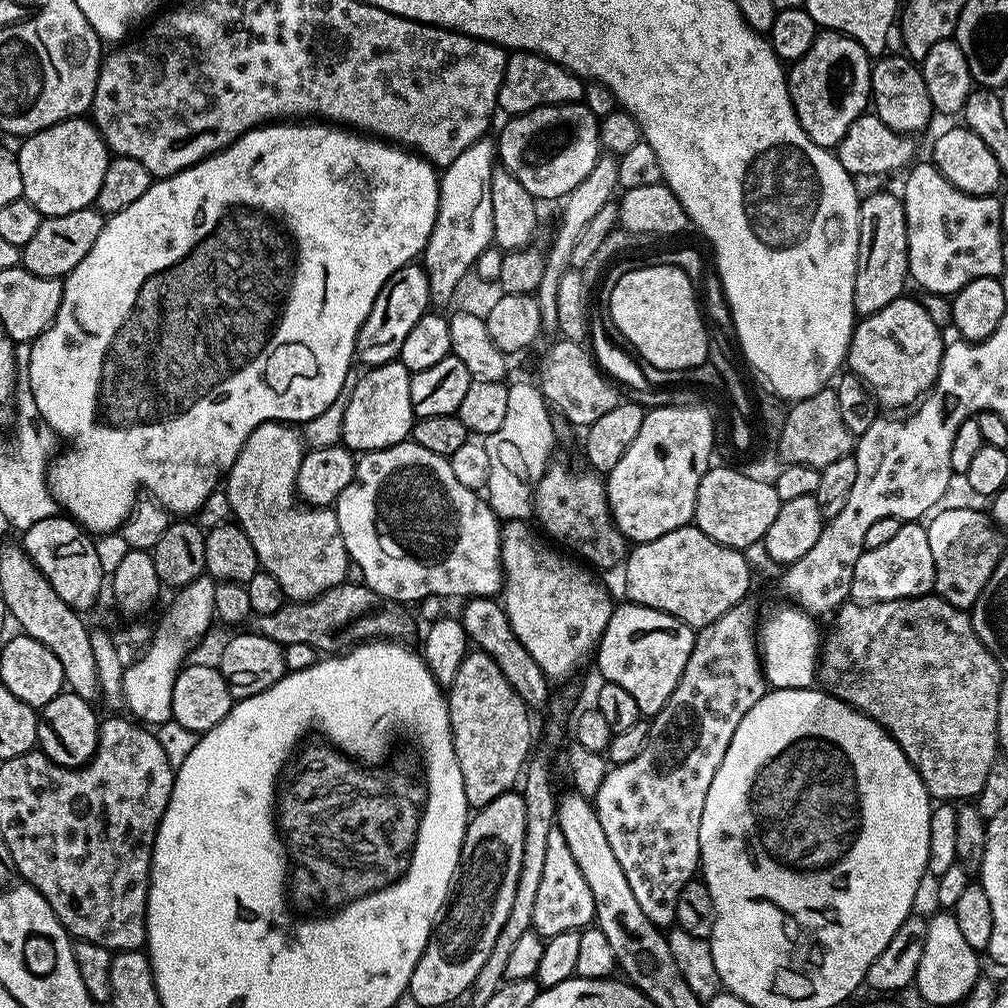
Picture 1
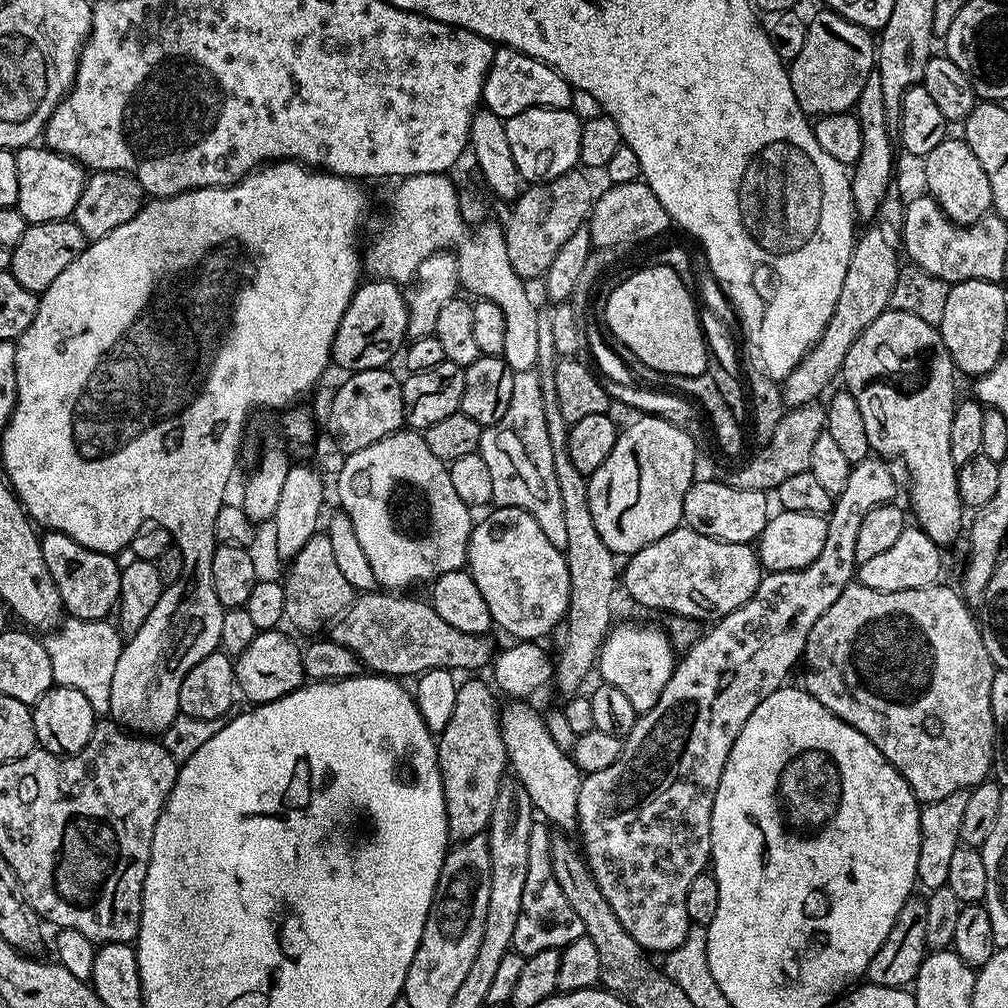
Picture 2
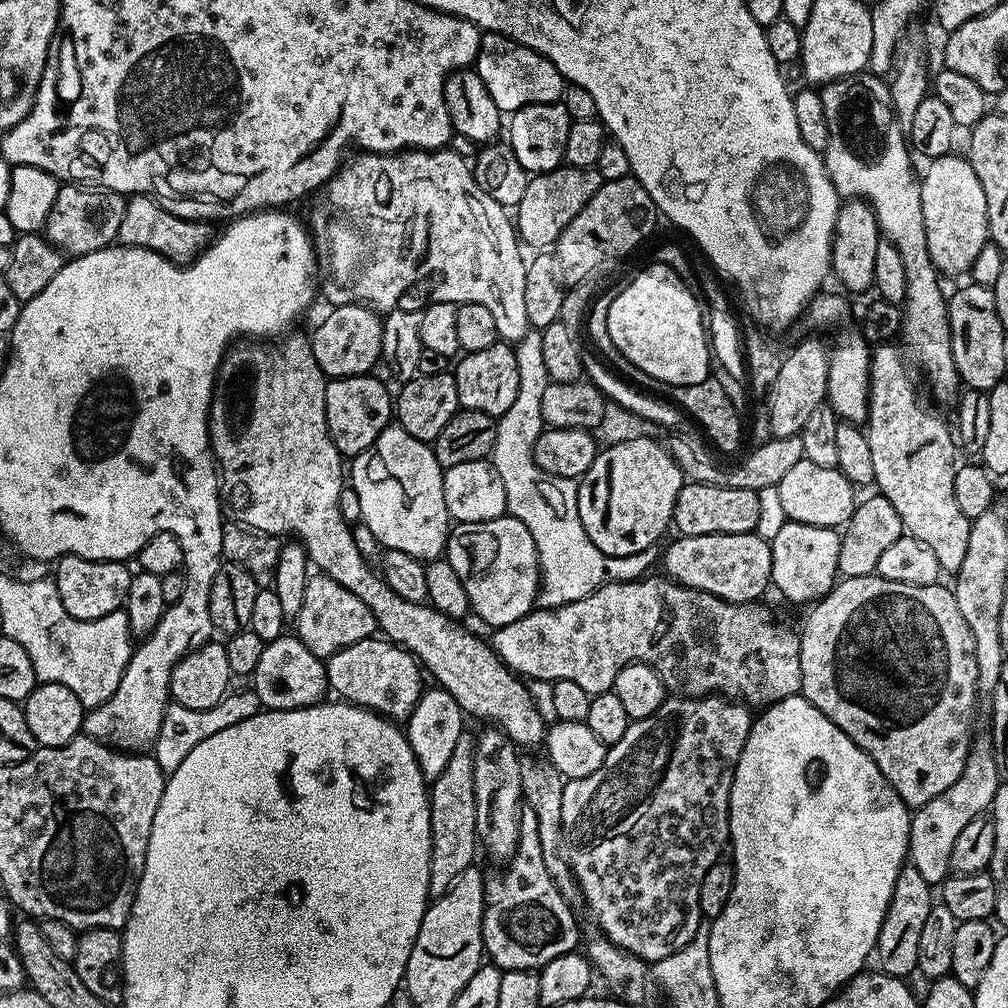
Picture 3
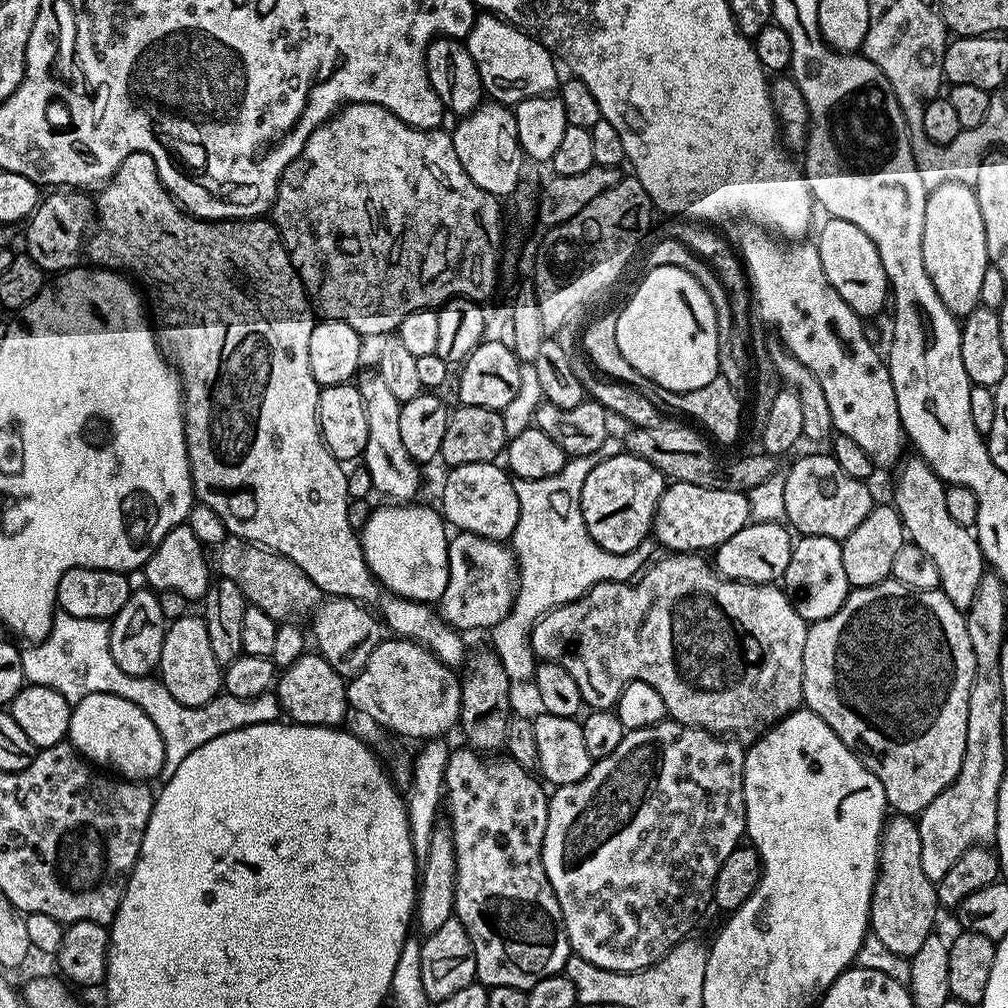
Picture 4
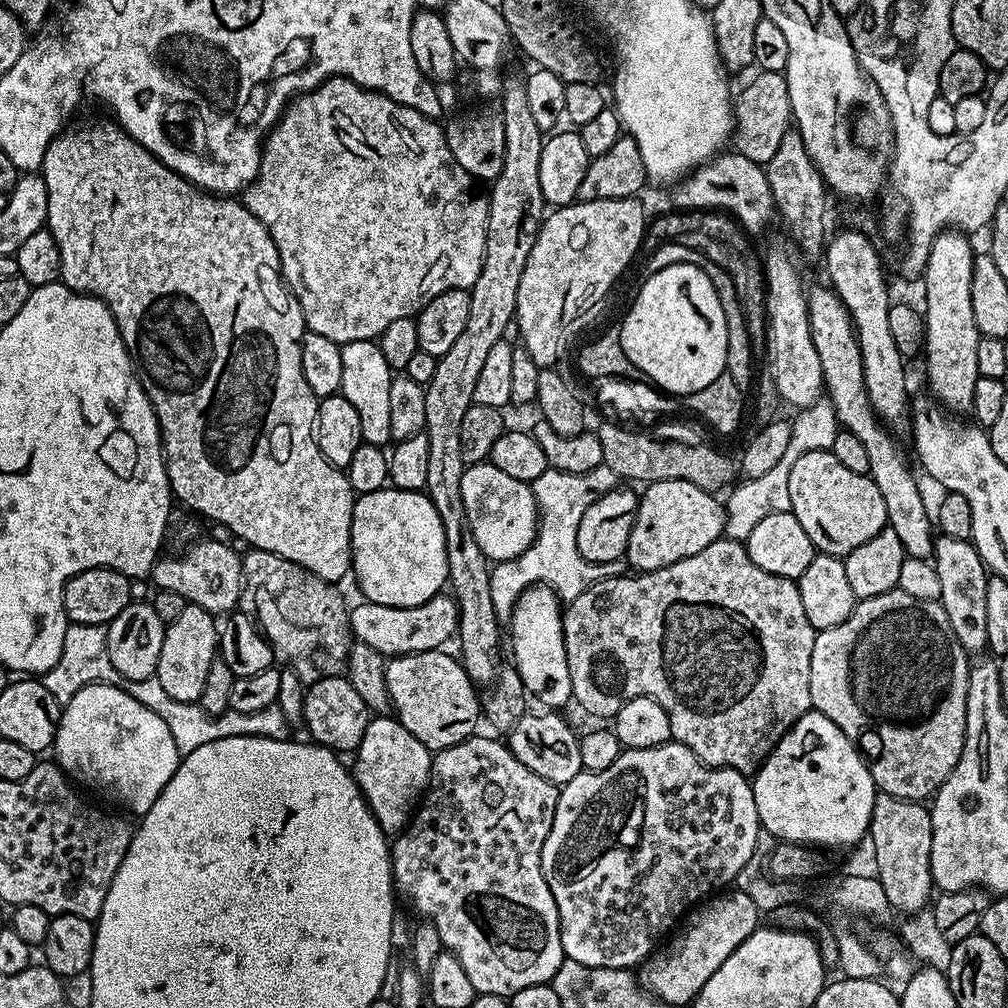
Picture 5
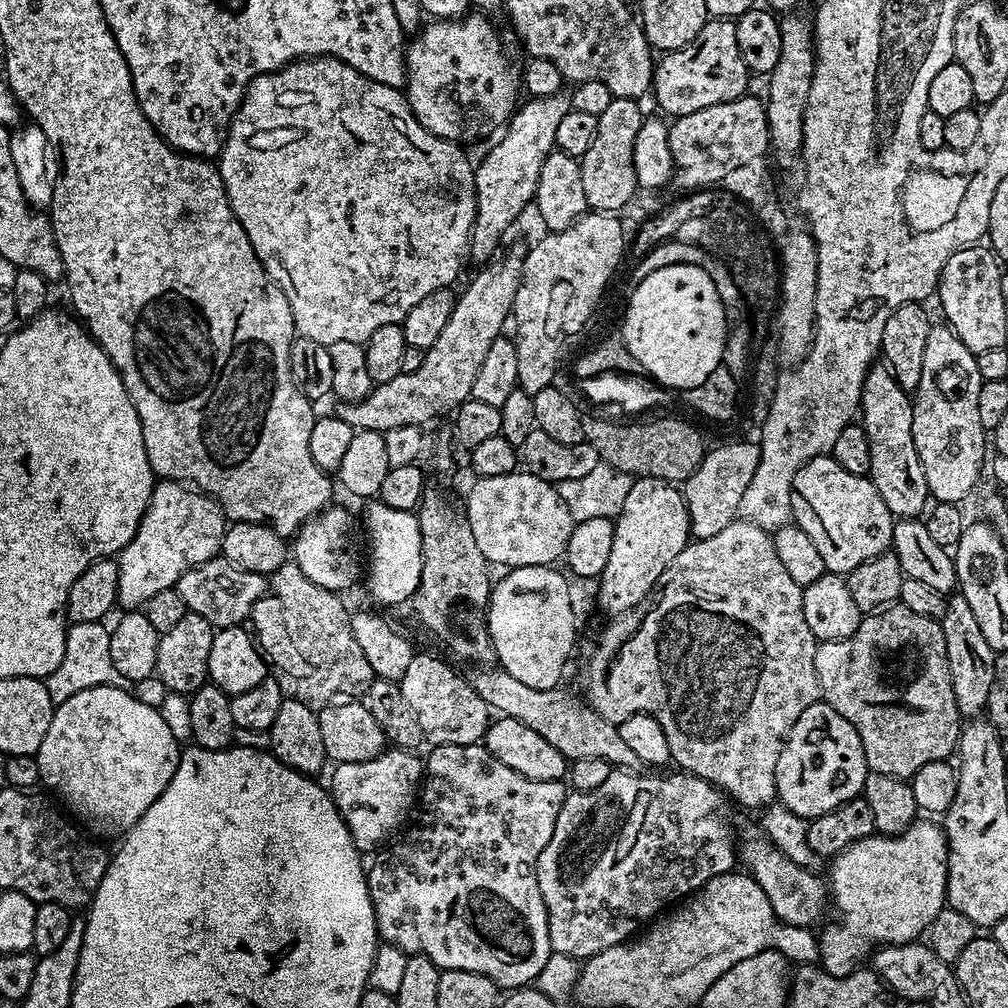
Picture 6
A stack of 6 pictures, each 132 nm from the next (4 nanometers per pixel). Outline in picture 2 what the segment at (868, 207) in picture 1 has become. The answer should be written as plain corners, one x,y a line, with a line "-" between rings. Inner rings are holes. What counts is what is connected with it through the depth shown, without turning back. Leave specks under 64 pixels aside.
880,226
865,227
865,232
855,237
850,254
850,266
846,266
846,278
842,282
842,290
838,293
838,302
834,302
834,314
830,314
830,322
816,339
816,345
794,366
792,373
782,381
784,402
788,408
800,408
803,404
819,401
820,391
832,380
832,375
839,373
844,367
844,359
854,346
858,334
874,322
883,312
889,311
891,290
902,267
896,261
896,252
892,249
889,233

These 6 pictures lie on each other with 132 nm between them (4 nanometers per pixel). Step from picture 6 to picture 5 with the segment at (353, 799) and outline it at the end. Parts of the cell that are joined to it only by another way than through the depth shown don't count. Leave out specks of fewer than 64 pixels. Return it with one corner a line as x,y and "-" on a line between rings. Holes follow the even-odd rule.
380,714
369,719
366,733
354,754
352,773
385,835
397,835
407,827
428,787
432,757
431,749
419,742
396,717

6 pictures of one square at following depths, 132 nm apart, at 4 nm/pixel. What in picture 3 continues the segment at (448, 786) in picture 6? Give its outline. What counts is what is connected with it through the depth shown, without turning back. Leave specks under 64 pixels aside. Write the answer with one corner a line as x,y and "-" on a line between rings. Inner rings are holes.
525,807
521,811
520,844
505,868
508,869
501,876
489,875
484,881
484,950
487,959
505,972
539,970
550,958
573,951
581,943
582,932
580,936
576,929
573,905
562,898
546,870
546,862
542,862
542,842
538,842
534,810

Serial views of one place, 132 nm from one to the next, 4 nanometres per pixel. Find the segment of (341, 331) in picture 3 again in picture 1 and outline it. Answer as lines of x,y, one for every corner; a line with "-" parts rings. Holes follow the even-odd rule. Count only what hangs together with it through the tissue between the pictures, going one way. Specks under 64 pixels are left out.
419,263
403,264
382,286
370,314
366,314
366,322
362,322
362,330
358,330
355,359
368,368
377,368
380,364
393,363
402,350
402,342
414,330
418,318
429,311
432,304
428,275

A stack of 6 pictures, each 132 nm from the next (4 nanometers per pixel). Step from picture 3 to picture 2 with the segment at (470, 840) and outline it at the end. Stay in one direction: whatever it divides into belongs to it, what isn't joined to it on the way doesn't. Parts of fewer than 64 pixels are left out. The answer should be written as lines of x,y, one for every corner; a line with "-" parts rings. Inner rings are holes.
468,680
457,687
454,714
438,734
436,753
446,798
448,835
456,842
479,836
487,829
498,790
510,768
500,729
501,709
498,704
496,708
497,693
487,682

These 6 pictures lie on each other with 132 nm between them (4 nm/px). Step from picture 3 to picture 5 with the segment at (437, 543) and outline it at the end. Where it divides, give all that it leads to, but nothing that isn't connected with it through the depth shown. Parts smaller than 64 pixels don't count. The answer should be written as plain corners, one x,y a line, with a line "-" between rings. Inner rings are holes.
355,340
349,344
342,344
340,345
340,353
342,354
342,386
339,395
344,396
346,402
350,402
350,406
354,406
354,410
358,410
358,418
362,422
363,443
379,446
387,445
392,440
392,431
390,430
390,386
394,375
393,368
386,362
386,358
383,356
380,345
376,340

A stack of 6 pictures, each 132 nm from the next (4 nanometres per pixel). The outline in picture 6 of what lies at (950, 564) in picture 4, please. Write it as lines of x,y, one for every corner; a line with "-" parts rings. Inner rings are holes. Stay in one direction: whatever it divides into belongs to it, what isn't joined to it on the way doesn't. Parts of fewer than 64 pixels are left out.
959,594
948,596
946,614
940,619
942,634
946,638
946,654
950,682
954,686
954,702
958,702
961,717
976,718
986,706
986,697
990,694
990,682
994,682
994,658
996,653
986,643
982,629
974,618
974,610
970,610
970,602

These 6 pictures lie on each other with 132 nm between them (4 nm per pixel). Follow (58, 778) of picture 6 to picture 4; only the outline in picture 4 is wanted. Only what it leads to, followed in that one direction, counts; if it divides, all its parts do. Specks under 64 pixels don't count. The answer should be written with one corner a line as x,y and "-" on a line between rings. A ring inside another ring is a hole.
118,692
114,695
90,694
73,705
67,737
69,743
75,746
85,760
95,762
101,769
125,780
152,782
152,779
160,776
160,770
164,765
162,734
158,734
154,722
150,722
150,718
146,718
146,714
142,714
142,710
134,706
134,702
122,698

